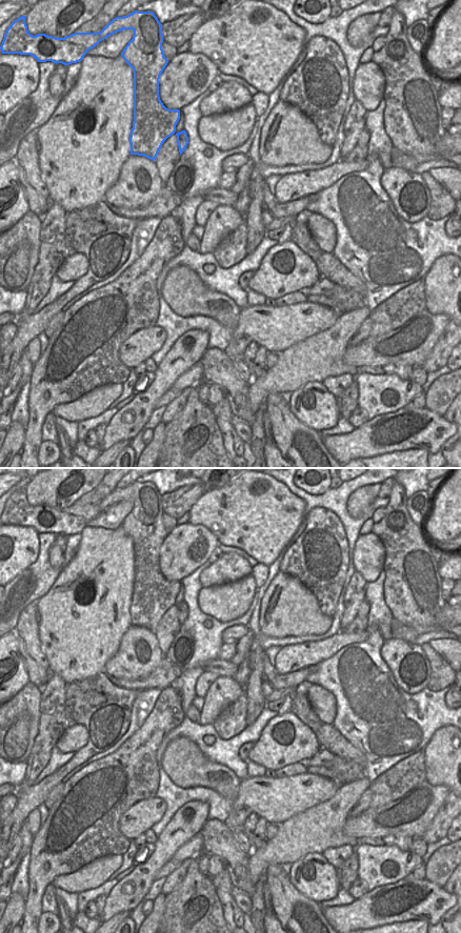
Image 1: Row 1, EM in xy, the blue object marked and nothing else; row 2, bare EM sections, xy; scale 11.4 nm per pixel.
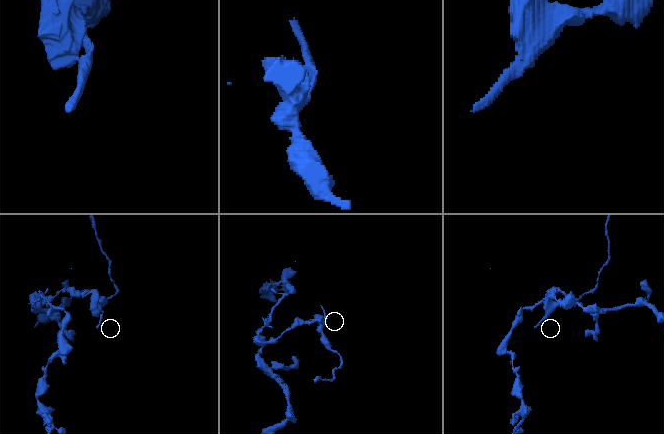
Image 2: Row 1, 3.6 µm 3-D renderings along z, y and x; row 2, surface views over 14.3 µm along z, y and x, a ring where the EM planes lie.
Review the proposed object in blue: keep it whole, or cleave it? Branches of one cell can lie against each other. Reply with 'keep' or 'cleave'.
cleave

